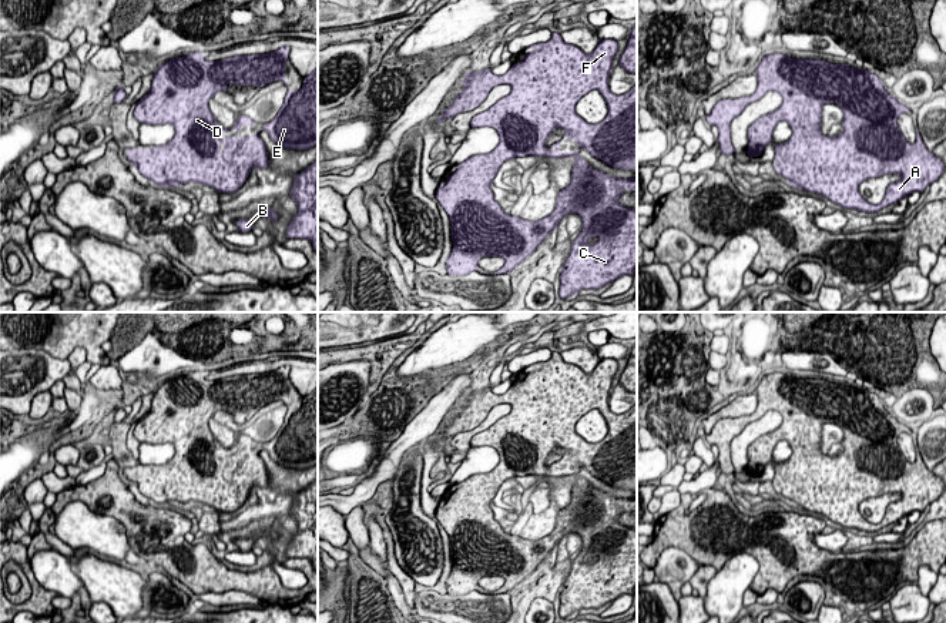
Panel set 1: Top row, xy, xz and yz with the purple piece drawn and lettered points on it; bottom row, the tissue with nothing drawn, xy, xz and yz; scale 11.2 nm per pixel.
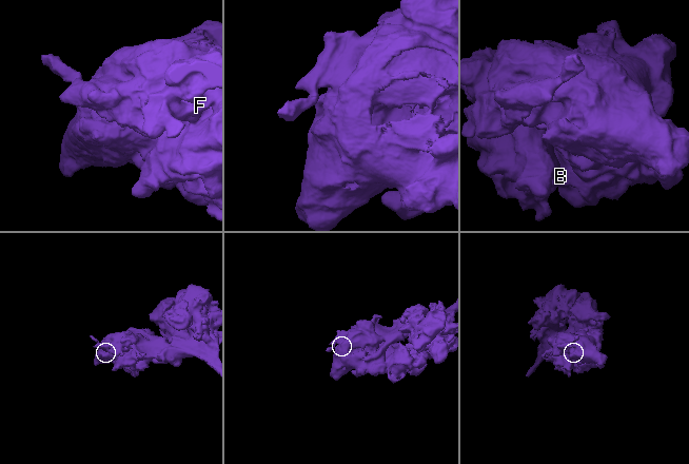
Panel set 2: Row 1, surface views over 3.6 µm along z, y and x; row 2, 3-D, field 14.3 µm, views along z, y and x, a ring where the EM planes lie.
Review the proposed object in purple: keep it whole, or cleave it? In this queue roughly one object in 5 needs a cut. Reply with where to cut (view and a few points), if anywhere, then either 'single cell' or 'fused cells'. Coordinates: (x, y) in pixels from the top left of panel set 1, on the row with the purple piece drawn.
no cut; single cell

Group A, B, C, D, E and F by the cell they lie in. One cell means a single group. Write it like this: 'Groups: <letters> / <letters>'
Groups: A B C D E F

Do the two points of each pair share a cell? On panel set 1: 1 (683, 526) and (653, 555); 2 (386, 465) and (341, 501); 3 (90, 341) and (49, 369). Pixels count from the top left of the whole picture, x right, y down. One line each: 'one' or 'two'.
1: one
2: one
3: two

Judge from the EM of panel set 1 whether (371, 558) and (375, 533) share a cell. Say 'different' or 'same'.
same

